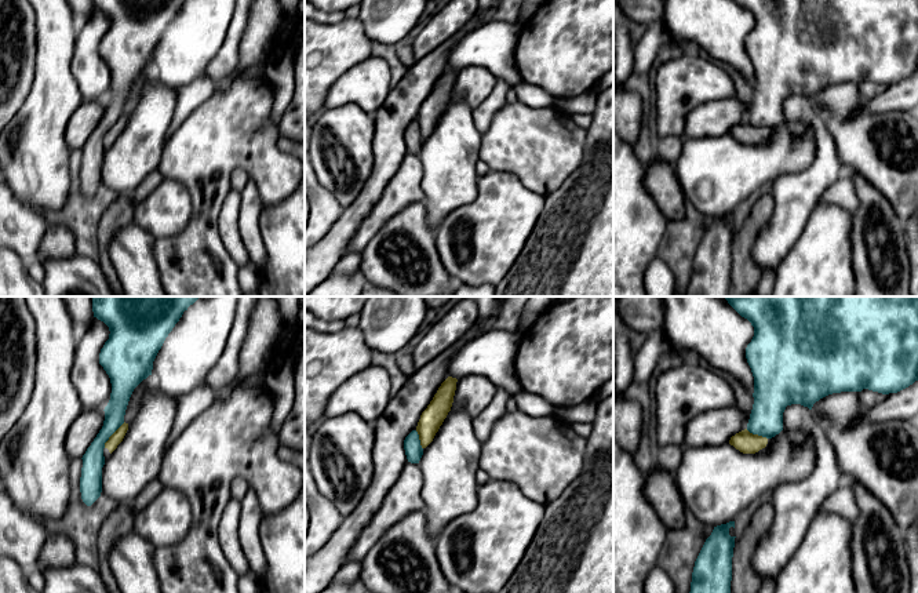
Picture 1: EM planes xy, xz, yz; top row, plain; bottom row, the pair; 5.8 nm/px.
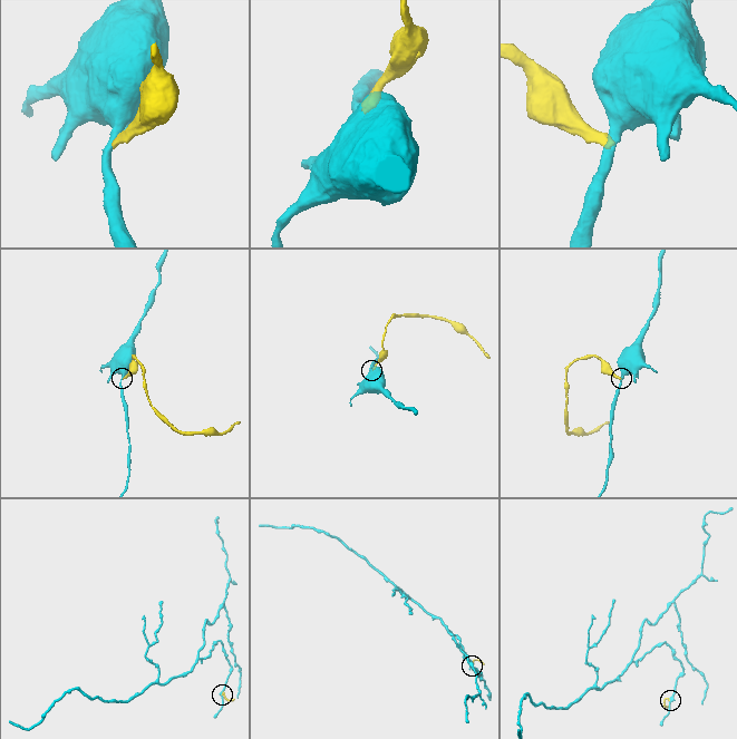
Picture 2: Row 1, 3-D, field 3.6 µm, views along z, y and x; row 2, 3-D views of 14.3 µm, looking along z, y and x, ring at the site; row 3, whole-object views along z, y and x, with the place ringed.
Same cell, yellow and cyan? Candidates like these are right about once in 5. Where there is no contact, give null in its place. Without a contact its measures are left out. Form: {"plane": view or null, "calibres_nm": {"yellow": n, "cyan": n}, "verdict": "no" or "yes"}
{"plane": "xy", "calibres_nm": {"yellow": 70, "cyan": 130}, "verdict": "no"}

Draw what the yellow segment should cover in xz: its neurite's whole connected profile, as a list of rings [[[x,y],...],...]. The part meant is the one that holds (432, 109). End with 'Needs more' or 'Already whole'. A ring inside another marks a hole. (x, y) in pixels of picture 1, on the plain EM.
[[[448,68],[427,99],[422,103],[416,117],[422,139],[426,139],[434,130],[448,103],[451,102],[456,81],[456,69]]]. Already whole

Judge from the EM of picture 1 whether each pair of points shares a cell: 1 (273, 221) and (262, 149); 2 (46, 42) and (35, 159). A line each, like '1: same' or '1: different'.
1: different
2: same

